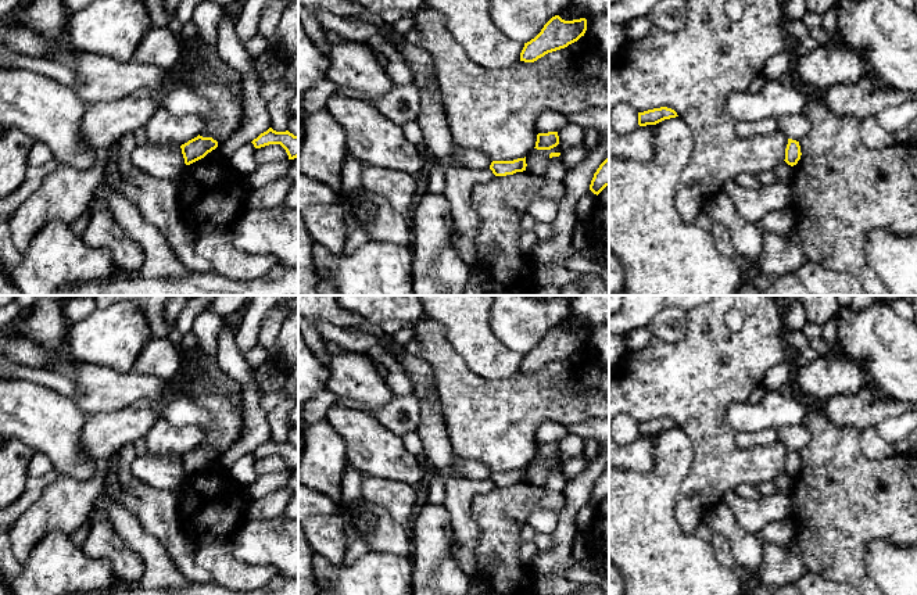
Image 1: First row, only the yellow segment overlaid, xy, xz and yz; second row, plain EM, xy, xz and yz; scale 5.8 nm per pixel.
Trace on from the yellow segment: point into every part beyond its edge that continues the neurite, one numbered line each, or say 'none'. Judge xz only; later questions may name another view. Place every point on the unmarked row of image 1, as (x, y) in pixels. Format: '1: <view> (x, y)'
none

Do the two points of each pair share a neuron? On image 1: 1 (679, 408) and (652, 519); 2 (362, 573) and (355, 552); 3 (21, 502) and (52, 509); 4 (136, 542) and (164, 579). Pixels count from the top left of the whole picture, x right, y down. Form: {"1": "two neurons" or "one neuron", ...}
{"1": "two neurons", "2": "two neurons", "3": "two neurons", "4": "one neuron"}

